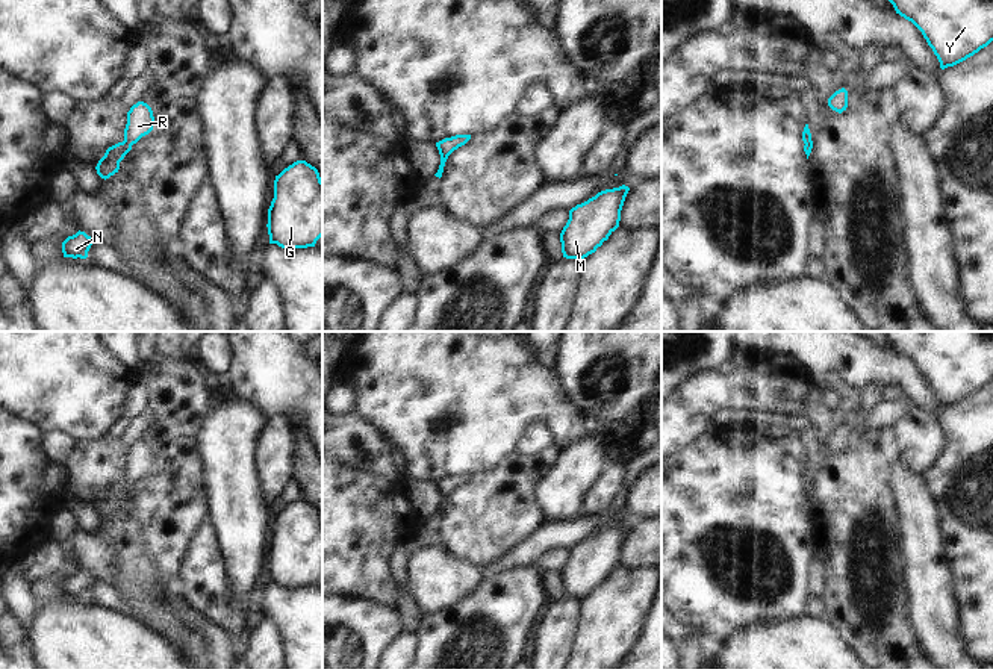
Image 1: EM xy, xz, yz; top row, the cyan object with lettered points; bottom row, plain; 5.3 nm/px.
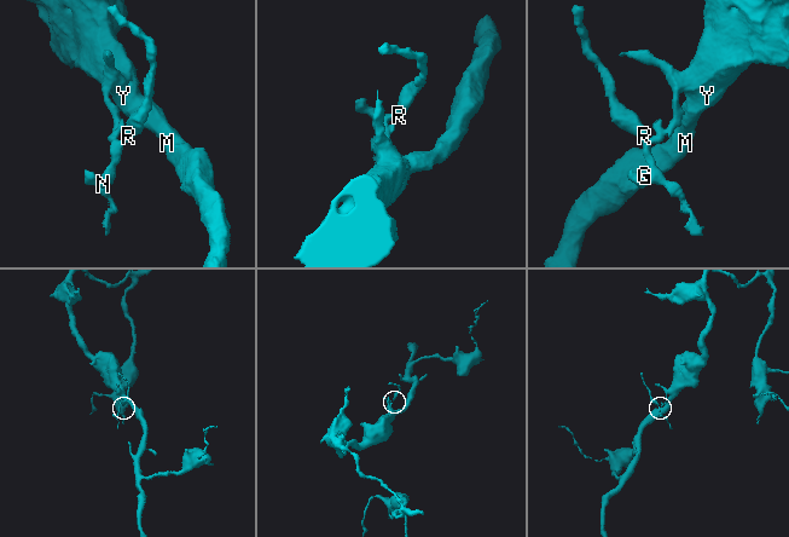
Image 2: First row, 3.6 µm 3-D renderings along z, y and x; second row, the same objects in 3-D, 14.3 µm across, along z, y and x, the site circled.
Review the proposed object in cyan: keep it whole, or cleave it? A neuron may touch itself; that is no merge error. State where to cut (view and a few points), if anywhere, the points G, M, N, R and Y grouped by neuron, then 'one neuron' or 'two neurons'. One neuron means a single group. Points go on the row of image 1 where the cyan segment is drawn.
no cut; G M N R Y; one neuron

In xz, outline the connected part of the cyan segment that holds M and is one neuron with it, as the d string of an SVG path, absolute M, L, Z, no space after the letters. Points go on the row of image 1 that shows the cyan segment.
M630 188L598 192L569 210L569 219L560 233L562 253L566 259L584 259L619 227L621 210Z

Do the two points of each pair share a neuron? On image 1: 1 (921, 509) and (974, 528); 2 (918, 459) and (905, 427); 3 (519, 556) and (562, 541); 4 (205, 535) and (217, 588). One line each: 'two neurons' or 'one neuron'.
1: two neurons
2: one neuron
3: one neuron
4: one neuron

